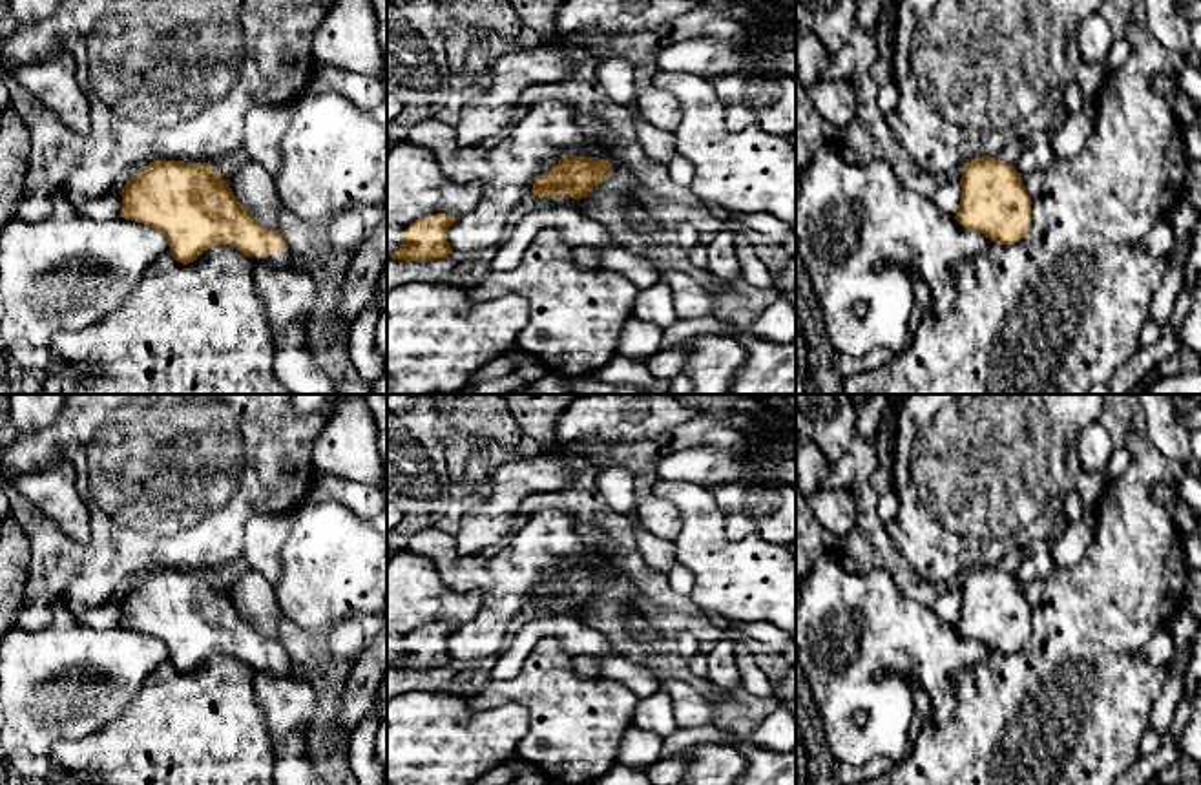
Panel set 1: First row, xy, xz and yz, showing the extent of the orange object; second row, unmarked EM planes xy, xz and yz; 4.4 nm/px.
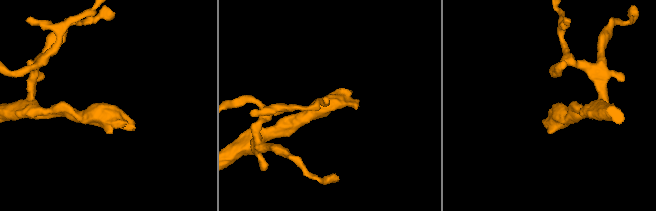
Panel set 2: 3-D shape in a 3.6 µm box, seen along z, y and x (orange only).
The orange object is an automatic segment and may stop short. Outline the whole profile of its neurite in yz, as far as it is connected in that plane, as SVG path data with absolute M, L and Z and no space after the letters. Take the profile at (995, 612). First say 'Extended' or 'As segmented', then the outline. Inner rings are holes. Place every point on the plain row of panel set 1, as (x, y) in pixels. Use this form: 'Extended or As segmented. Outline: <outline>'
As segmented. Outline: M982 564L964 575L955 628L997 654L1015 654L1031 637L1031 608L1013 573Z

